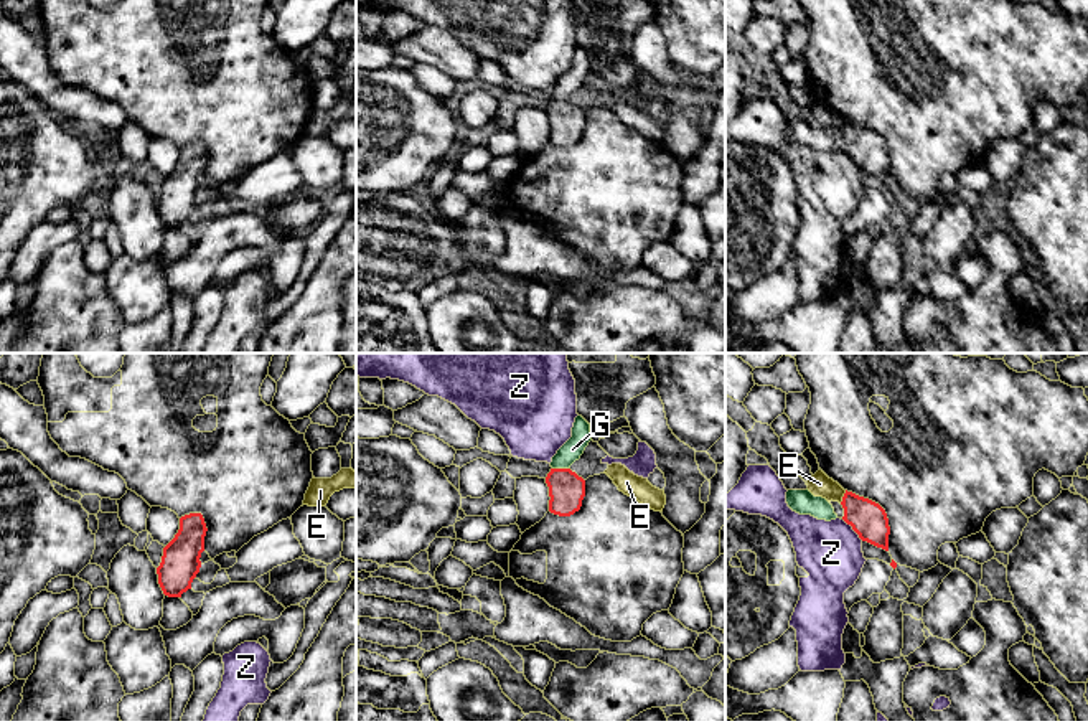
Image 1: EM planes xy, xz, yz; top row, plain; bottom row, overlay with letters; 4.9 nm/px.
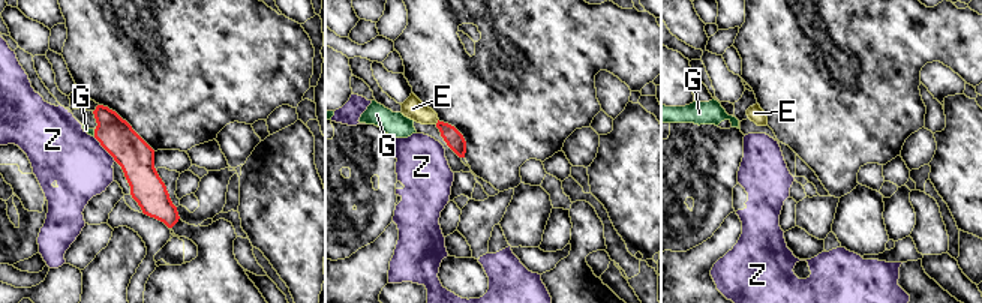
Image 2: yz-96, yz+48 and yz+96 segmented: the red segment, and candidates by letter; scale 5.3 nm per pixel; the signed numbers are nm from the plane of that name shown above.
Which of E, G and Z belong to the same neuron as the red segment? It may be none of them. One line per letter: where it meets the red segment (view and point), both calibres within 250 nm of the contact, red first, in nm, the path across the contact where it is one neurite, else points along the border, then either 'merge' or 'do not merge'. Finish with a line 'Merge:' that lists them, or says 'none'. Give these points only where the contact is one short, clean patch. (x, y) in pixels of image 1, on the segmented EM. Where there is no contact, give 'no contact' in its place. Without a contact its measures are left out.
E: contact yz (843, 497); calibres 180 and 110 nm; border yz (846, 490), (839, 502); do not merge
G: contact xz (561, 469); calibres 180 and 100 nm; merge
Z: contact yz (853, 528); calibres 180 and 300 nm; border yz (843, 518), (862, 540); do not merge
Merge: G

